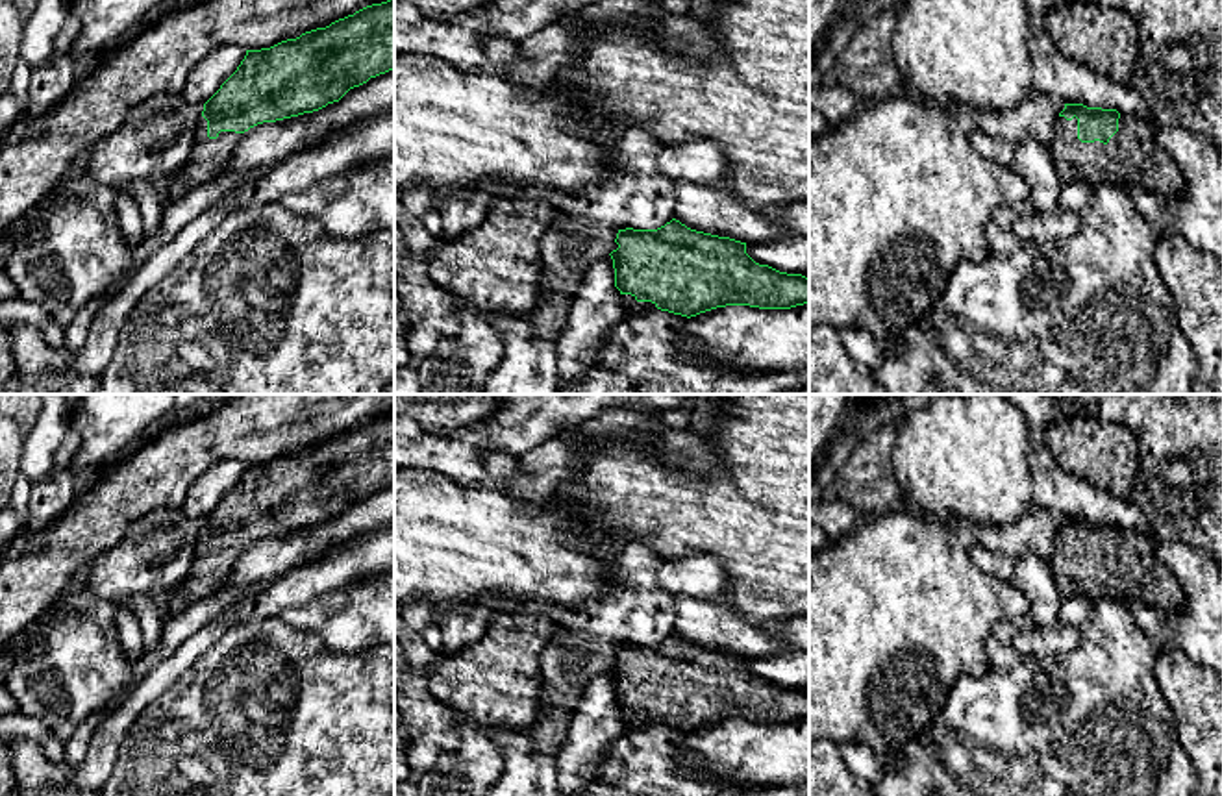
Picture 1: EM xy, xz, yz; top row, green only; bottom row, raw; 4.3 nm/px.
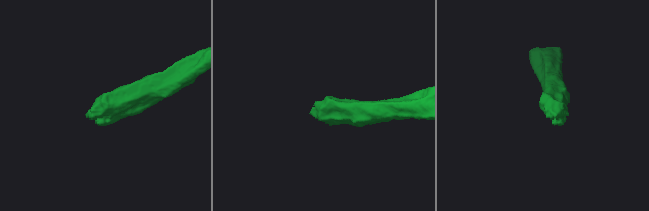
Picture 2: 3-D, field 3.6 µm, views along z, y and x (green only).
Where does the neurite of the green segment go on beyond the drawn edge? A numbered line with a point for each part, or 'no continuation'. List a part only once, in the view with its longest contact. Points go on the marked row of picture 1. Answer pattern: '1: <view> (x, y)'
1: yz (1132, 156)

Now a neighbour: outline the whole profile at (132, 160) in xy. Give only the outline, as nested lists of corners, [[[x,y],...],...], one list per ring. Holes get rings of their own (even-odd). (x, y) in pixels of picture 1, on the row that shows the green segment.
[[[156,94],[131,107],[122,126],[91,150],[89,174],[107,191],[124,191],[139,205],[144,235],[161,228],[156,183],[189,157],[204,104]]]

